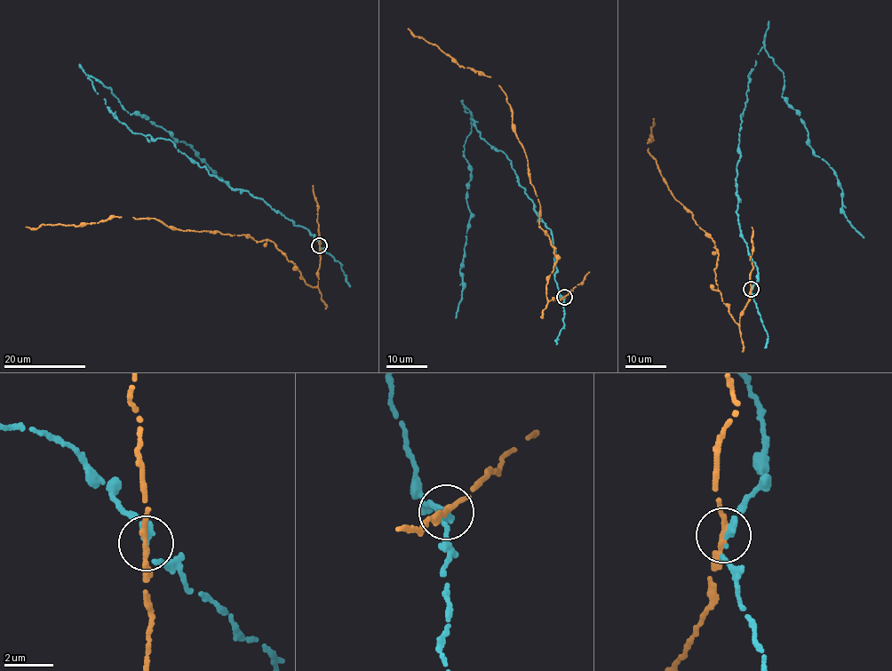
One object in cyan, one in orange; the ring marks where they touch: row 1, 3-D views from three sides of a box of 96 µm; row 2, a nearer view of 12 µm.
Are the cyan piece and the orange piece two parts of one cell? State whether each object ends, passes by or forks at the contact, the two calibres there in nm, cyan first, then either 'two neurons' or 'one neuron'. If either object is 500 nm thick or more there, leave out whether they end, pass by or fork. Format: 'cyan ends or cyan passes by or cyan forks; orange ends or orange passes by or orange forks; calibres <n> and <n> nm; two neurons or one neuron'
cyan passes by; orange passes by; calibres 240 and 220 nm; two neurons

